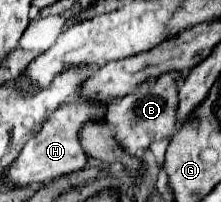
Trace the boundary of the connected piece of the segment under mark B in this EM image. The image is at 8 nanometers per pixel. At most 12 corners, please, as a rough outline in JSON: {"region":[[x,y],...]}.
{"region":[[181,71],[109,103],[105,119],[127,155],[177,127]]}

